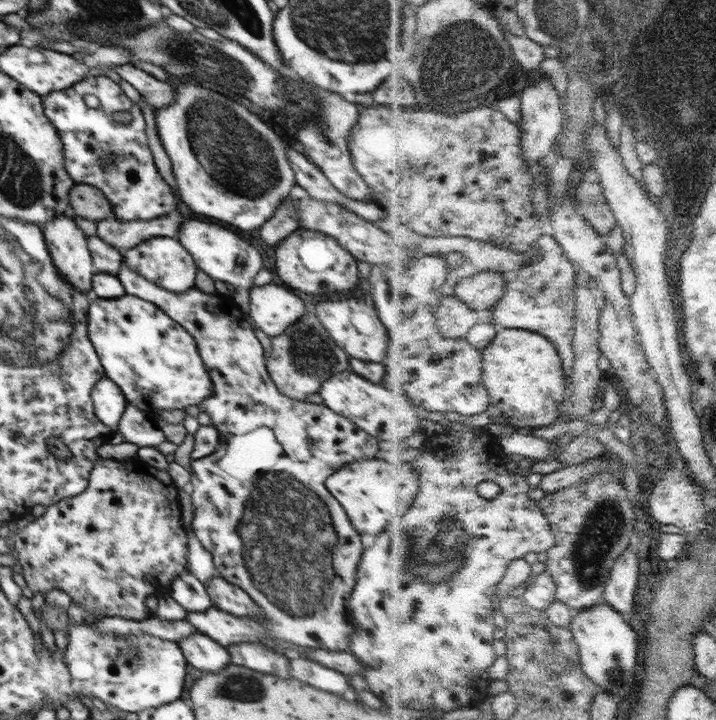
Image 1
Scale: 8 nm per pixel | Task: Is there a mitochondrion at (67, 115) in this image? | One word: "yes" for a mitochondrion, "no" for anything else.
no

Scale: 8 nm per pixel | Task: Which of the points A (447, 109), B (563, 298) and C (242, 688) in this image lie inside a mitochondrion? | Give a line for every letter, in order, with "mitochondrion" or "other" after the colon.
A: mitochondrion
B: mitochondrion
C: mitochondrion

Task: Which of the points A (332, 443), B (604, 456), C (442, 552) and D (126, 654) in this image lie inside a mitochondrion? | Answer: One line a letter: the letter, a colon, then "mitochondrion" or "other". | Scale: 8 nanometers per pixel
A: other
B: other
C: mitochondrion
D: mitochondrion

